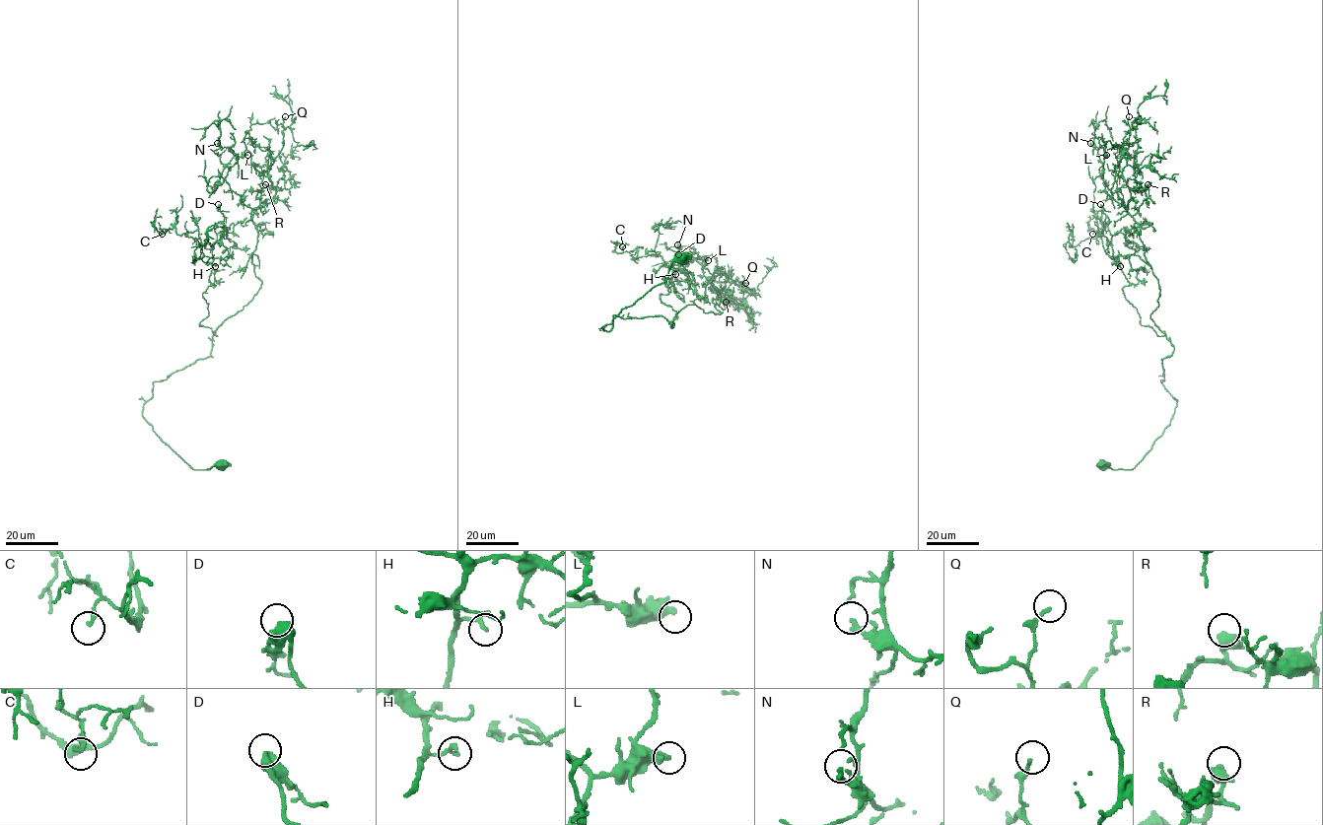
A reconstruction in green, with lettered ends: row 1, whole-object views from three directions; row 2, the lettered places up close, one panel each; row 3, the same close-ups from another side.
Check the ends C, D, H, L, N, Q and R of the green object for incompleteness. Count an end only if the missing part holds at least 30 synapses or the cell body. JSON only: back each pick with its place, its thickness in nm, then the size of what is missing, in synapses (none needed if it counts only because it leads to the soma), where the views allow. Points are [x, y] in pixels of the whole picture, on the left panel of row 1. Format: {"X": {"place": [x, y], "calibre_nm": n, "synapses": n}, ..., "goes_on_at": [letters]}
{"goes_on_at": []}

